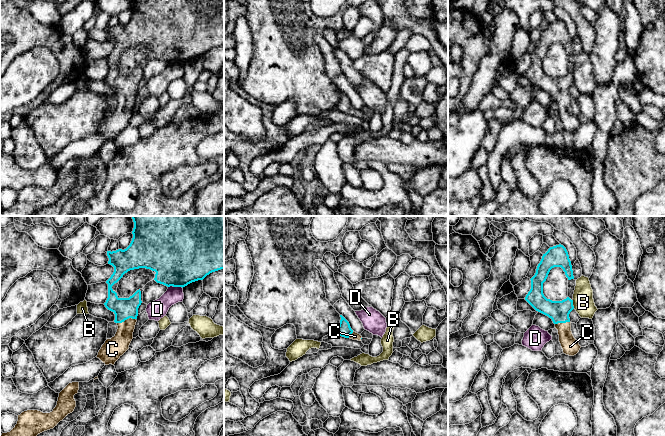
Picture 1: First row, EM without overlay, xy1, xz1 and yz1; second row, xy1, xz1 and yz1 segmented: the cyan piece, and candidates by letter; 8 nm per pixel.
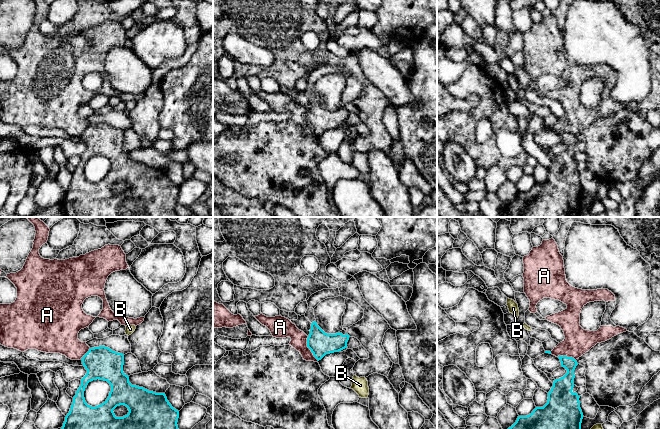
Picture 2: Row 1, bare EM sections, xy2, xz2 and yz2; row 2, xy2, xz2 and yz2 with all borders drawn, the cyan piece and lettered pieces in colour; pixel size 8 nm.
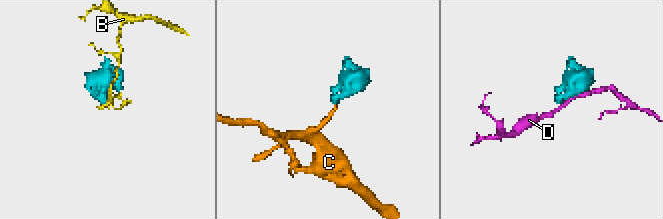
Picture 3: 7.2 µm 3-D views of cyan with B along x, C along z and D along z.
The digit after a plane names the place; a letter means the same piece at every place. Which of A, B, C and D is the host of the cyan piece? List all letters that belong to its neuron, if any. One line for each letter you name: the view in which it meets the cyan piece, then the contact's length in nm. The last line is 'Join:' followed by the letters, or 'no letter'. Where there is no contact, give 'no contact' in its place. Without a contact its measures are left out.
C: xy1 | 160 nm
Join: C

